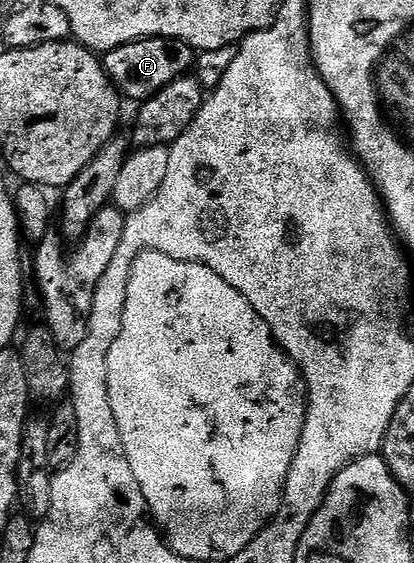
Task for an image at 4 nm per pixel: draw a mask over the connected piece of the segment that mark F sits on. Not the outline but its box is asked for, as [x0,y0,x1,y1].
[102,37,197,103]

